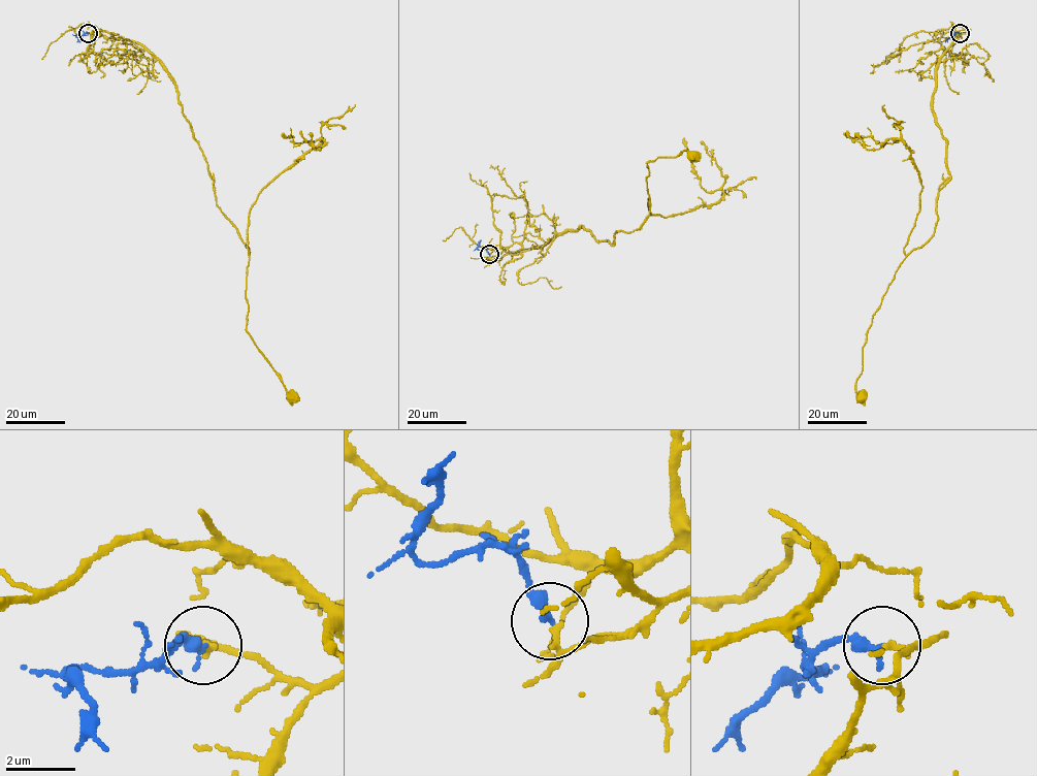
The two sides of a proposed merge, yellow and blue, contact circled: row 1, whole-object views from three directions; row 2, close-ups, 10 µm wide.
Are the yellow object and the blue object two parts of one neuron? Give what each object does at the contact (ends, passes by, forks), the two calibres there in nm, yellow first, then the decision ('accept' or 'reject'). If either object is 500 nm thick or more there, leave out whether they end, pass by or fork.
yellow passes by | blue ends | 140/320 nm | accept

